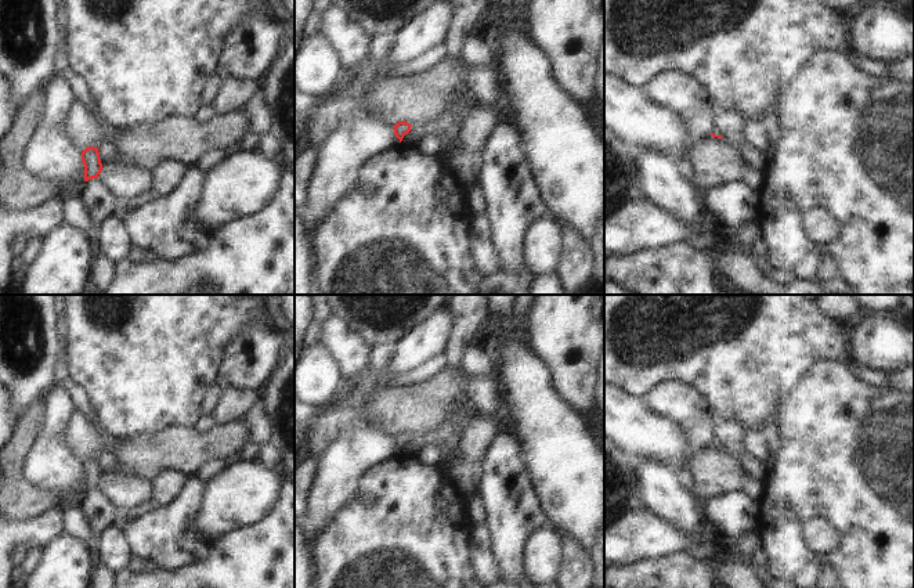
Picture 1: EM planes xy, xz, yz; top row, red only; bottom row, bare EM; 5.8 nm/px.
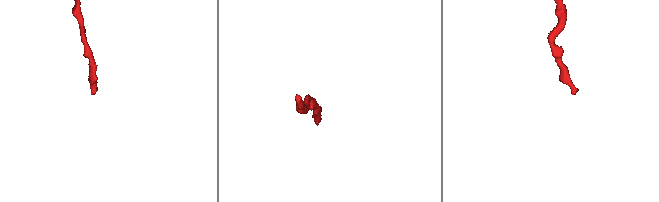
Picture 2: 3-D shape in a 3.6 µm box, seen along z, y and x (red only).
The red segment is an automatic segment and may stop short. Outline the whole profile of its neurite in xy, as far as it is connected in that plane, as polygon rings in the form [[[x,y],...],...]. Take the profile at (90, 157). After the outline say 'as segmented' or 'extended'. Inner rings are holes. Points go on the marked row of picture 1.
[[[86,148],[82,152],[82,162],[84,165],[84,183],[79,196],[86,208],[87,214],[90,216],[90,252],[94,259],[101,253],[98,246],[100,227],[102,221],[112,214],[116,198],[97,178],[98,174],[104,170],[98,148]]]; extended

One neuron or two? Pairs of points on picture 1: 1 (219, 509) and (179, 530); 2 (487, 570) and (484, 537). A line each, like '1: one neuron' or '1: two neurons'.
1: two neurons
2: one neuron

